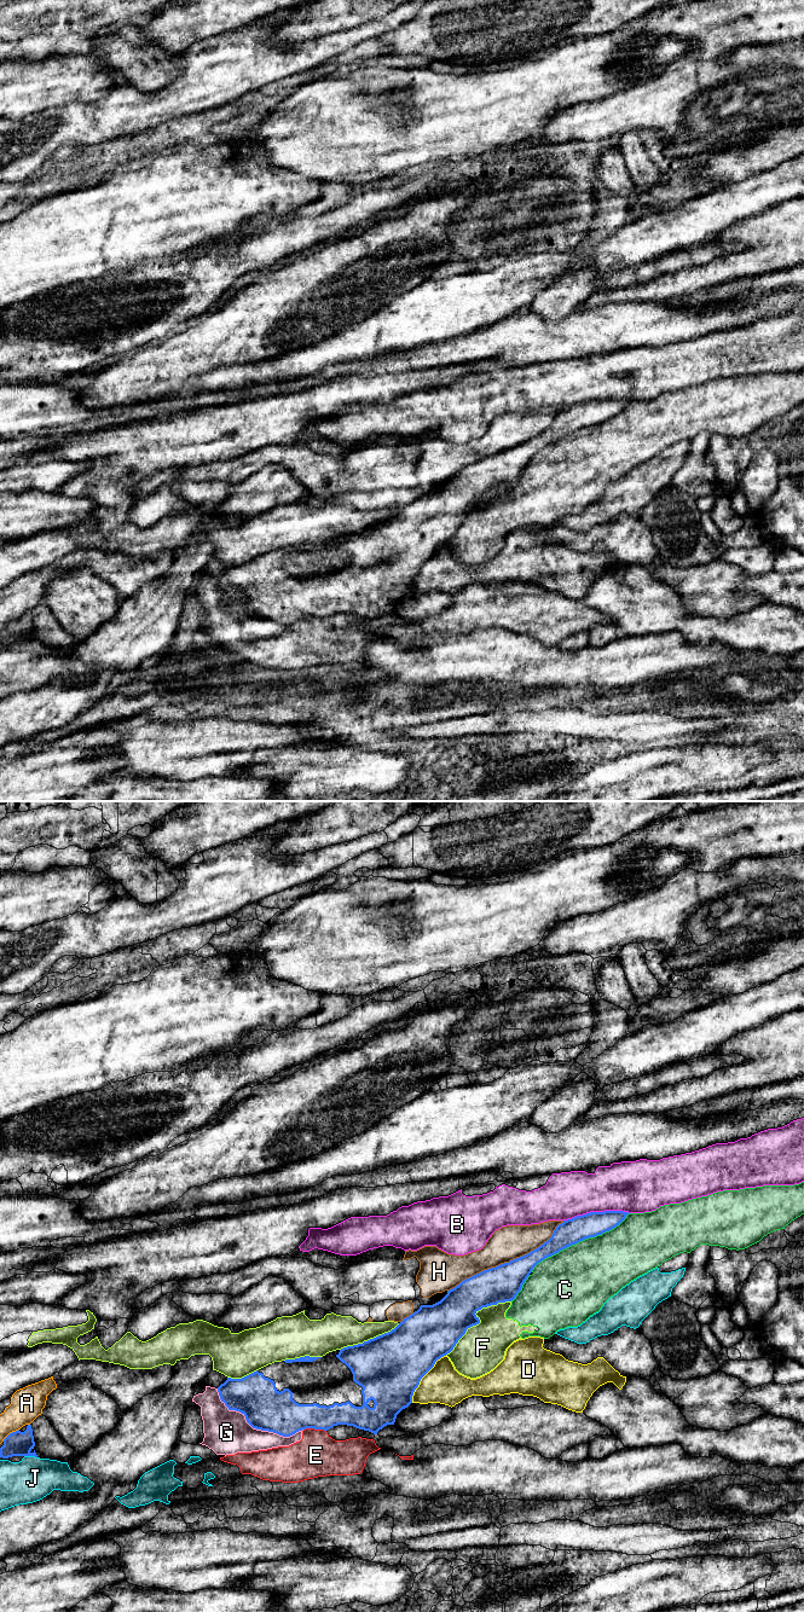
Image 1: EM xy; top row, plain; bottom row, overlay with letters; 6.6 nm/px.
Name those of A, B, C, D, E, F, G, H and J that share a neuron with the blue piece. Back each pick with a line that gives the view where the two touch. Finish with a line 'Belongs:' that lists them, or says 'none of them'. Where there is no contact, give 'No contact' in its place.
Belongs: none of them

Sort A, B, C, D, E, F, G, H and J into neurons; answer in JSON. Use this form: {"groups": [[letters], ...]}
{"groups": [["A", "E", "G"], ["B"], ["C", "F"], ["D"], ["H"], ["J"]]}

